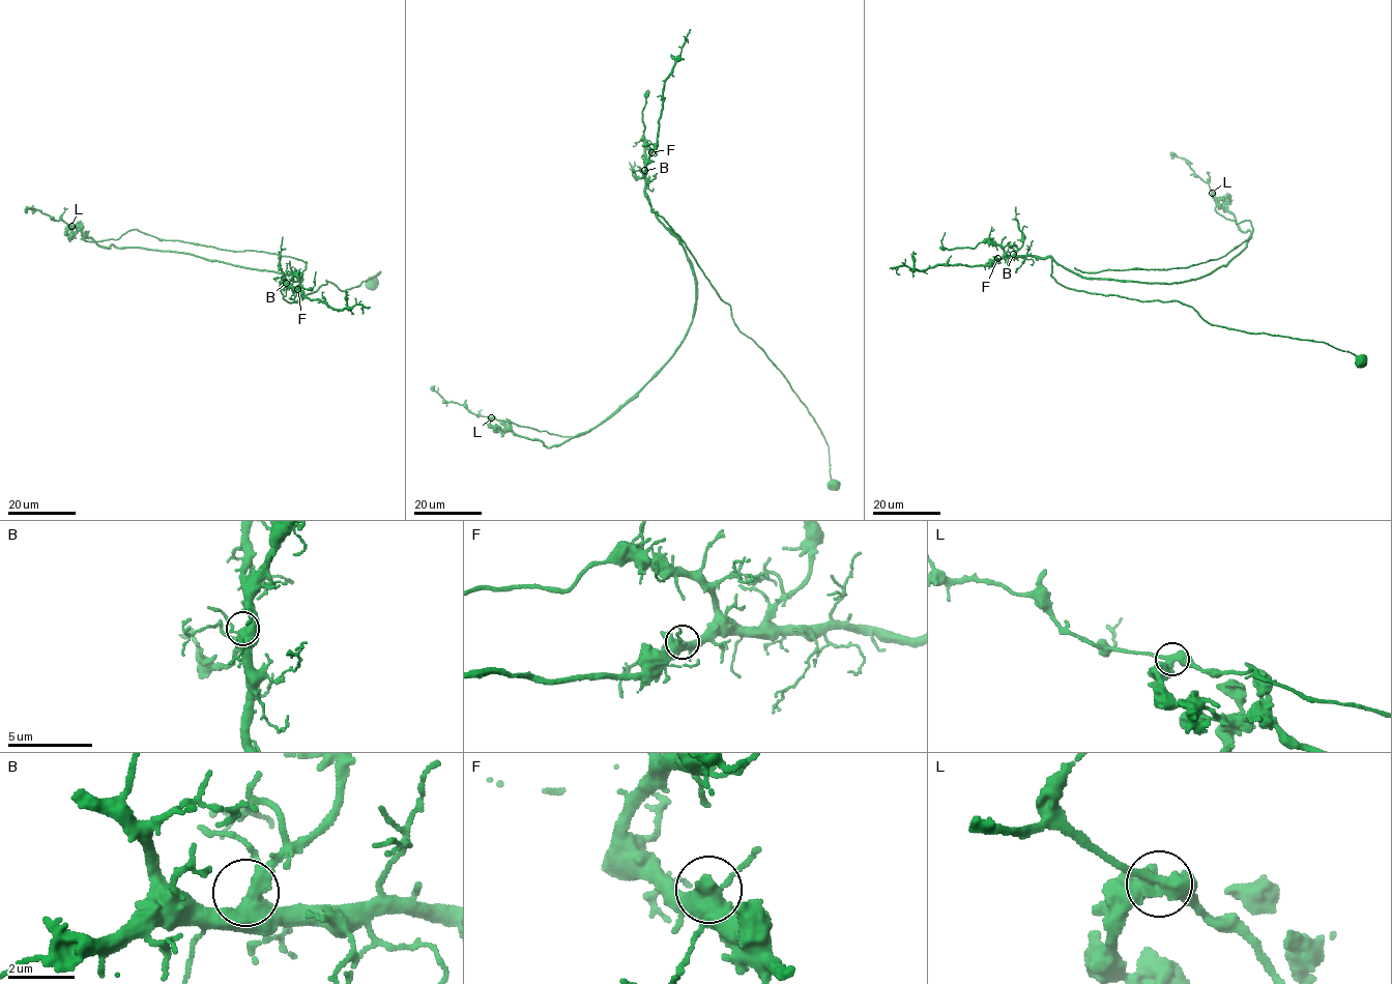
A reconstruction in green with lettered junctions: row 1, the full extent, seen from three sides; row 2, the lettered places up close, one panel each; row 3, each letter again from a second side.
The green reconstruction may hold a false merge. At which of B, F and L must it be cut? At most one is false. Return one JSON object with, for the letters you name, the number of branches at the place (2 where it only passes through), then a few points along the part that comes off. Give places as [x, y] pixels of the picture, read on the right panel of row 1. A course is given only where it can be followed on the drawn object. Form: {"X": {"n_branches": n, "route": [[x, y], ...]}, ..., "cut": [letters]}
{"L": {"n_branches": 4, "route": [[1212, 193], [1220, 215], [1238, 224], [1250, 221], [1253, 230], [1225, 256], [1167, 269], [1092, 272], [1074, 267]]}, "cut": ["L"]}

